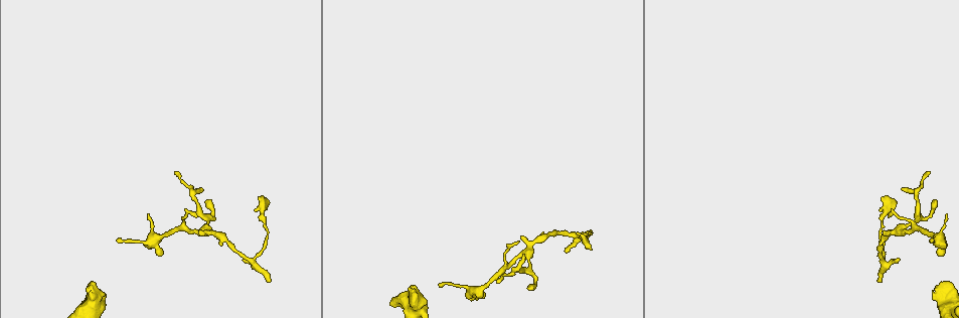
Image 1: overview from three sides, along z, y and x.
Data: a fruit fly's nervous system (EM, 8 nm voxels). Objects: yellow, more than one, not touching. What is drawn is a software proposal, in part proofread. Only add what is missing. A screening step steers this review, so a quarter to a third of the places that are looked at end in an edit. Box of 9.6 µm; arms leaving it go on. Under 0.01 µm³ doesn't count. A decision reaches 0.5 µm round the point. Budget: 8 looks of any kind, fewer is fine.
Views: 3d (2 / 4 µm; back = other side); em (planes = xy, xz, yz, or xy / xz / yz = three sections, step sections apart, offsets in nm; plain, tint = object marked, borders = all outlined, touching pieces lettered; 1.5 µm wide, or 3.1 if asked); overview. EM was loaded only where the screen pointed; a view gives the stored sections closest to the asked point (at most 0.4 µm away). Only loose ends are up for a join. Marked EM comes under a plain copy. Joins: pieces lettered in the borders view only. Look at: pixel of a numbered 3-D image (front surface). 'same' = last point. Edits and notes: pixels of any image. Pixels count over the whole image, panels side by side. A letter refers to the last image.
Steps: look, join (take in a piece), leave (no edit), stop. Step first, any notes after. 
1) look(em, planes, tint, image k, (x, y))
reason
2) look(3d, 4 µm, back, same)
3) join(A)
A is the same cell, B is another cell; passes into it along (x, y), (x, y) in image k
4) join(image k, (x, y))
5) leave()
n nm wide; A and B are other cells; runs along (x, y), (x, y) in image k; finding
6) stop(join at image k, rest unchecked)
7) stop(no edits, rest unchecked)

look(em, planes, borders, image 1, (92, 284))
stops while still wide

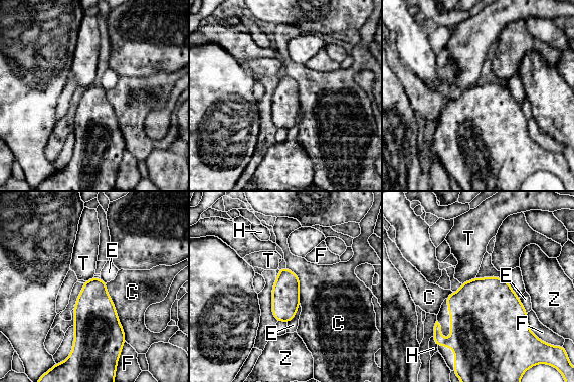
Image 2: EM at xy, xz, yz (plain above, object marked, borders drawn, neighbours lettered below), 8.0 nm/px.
join(T)
T is the same cell, C, E, F, H and Z are other cells; passes into it along (483, 309), (469, 280), (468, 249) in image 2; the neuron continues

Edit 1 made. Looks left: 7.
look(overview)

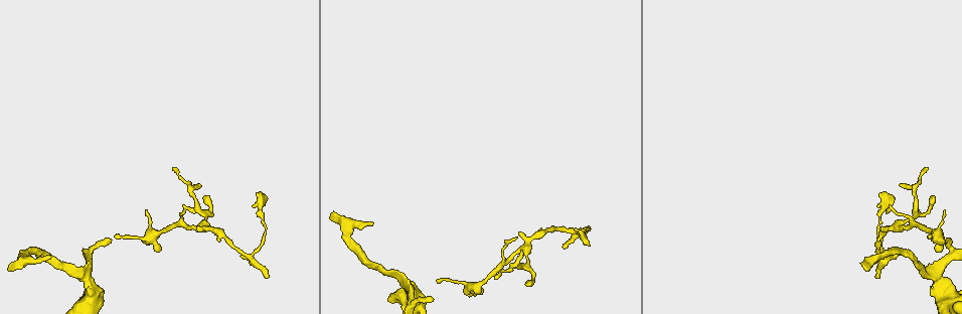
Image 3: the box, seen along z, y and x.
look(3d, 2 µm, image 3, (886, 213))
branch stops here

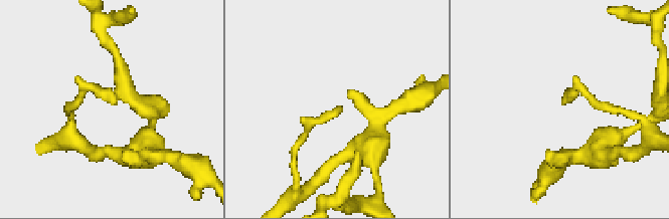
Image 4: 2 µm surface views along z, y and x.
look(em, yz, step 8, borders, image 4, (341, 105))
need the tissue

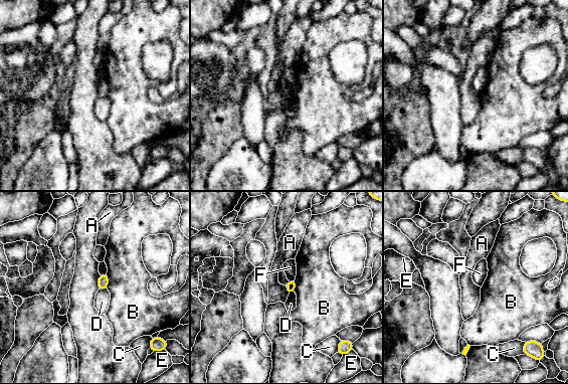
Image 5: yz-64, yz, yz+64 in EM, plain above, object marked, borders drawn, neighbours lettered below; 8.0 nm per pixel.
look(em, planes, borders, same)

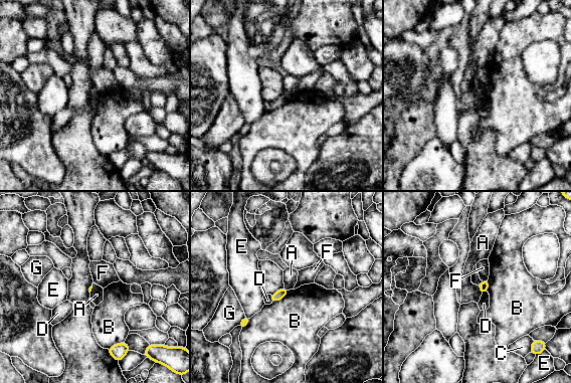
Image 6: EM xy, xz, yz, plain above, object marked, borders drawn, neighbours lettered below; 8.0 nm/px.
leave()
A, B, C, D, E, F and G are other cells; border along (478, 285), (482, 294) in image 6; no lettered piece goes on from it

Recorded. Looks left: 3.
look(em, yz, step 4, tint, image 3, (892, 201))
branch stops here

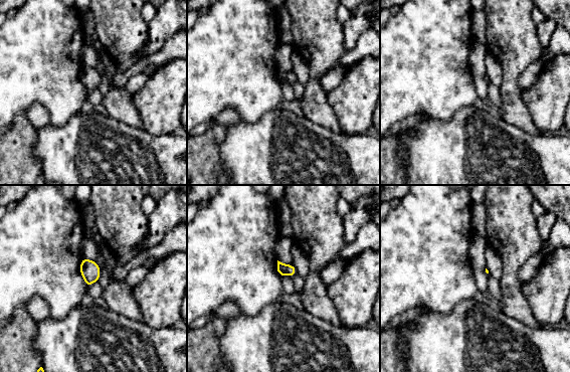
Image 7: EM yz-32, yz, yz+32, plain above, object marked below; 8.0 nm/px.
look(em, planes, borders, same)

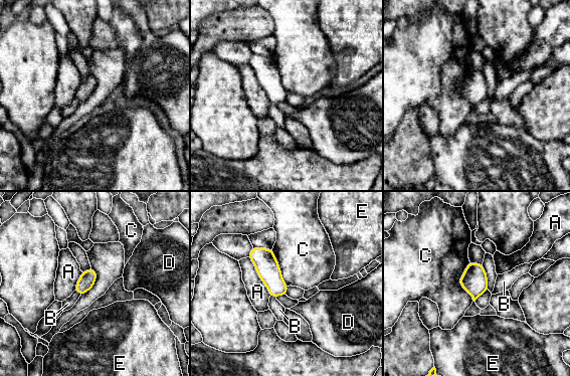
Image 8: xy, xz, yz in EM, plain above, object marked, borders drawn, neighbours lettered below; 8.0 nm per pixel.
leave()
130 nm wide; A, B, C, D and E are other cells; border along (270, 295), (275, 298) in image 8; none of them fits

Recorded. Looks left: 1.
stop(join at image 2, rest unchecked)

